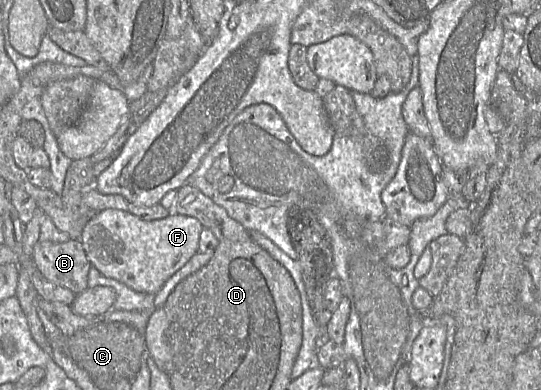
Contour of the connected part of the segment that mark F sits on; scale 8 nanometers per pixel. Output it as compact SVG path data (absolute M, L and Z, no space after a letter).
M106 209L94 212L83 228L80 241L87 259L103 276L120 281L137 292L156 294L175 272L198 253L203 228L196 218L173 211L163 219L145 221L127 210Z

